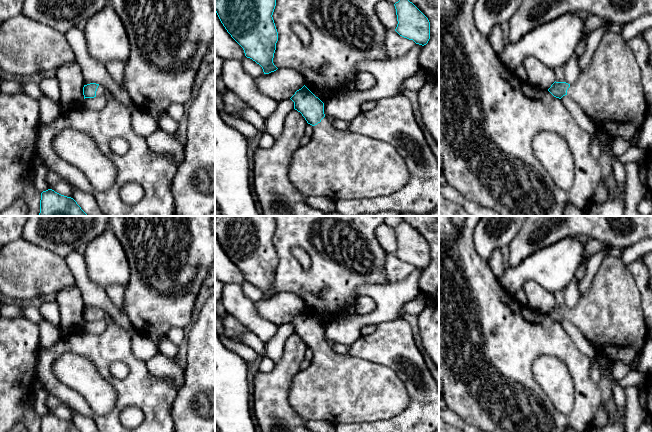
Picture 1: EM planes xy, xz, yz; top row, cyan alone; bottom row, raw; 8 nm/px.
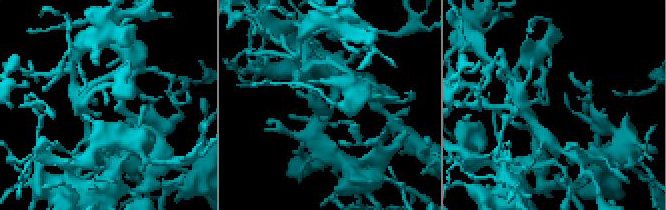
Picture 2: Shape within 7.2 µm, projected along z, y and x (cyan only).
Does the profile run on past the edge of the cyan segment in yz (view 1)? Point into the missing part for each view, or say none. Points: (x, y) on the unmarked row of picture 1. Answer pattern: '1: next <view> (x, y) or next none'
1: next yz (610, 315)

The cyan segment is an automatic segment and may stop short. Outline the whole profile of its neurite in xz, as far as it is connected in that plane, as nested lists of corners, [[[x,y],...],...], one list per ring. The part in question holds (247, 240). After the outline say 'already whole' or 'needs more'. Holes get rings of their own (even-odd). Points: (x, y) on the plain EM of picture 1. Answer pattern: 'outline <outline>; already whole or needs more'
outline [[[215,216],[215,236],[231,261],[243,272],[245,280],[259,288],[264,298],[276,295],[273,287],[278,256],[273,244],[275,216]]]; already whole

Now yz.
outline [[[606,256],[595,274],[589,290],[580,295],[578,304],[570,309],[554,306],[548,315],[561,323],[568,319],[613,364],[632,363],[640,355],[648,338],[641,294],[627,266],[619,257]]]; needs more

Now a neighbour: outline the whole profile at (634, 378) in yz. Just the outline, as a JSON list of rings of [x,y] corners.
[[[631,370],[621,380],[617,380],[618,384],[623,388],[636,387],[642,383],[645,383],[646,375],[642,372]]]

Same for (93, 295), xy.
[[[73,252],[65,257],[84,300],[84,309],[96,307],[103,310],[107,317],[118,322],[124,329],[131,328],[131,322],[111,302],[105,289],[92,281],[87,273],[87,268],[82,252]]]

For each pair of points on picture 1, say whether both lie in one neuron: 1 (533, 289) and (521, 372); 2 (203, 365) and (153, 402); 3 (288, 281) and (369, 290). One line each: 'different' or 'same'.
1: different
2: different
3: different

